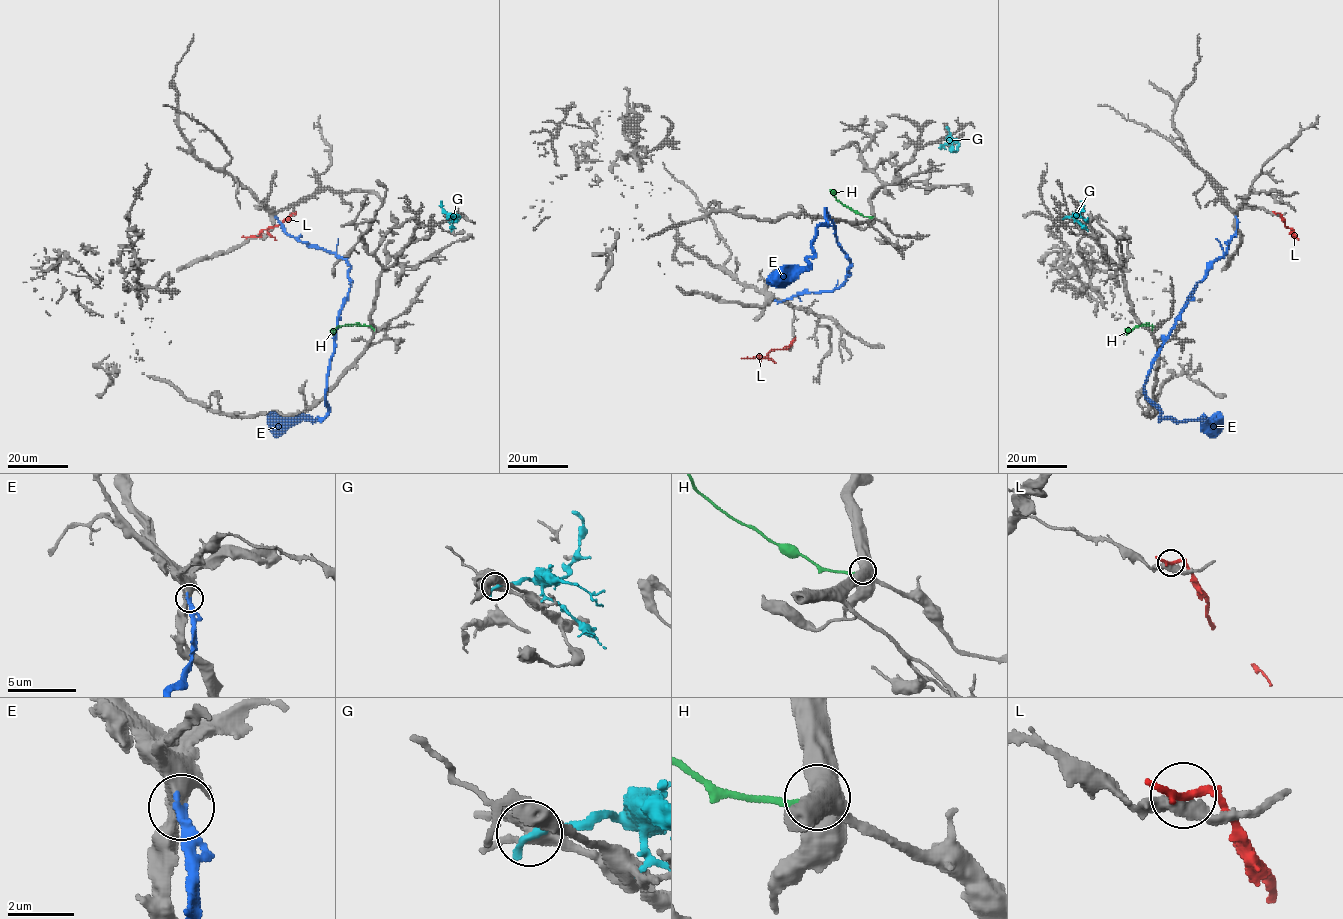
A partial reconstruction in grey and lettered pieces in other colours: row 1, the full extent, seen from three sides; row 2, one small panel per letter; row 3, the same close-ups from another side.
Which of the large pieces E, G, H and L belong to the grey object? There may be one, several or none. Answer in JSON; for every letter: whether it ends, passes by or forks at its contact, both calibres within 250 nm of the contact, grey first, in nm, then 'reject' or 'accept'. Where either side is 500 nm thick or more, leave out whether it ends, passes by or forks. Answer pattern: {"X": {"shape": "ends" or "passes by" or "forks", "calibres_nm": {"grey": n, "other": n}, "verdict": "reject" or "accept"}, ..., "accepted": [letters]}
{"E": {"calibres_nm": {"grey": 600, "other": 320}, "verdict": "accept"}, "G": {"shape": "ends", "calibres_nm": {"grey": 440, "other": 300}, "verdict": "reject"}, "H": {"calibres_nm": {"grey": 550, "other": 240}, "verdict": "reject"}, "L": {"shape": "passes by", "calibres_nm": {"grey": 380, "other": 240}, "verdict": "reject"}, "accepted": ["E"]}

